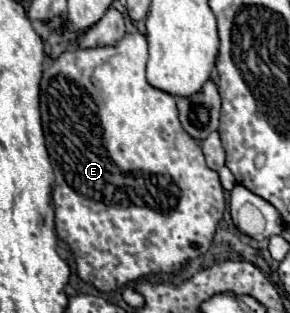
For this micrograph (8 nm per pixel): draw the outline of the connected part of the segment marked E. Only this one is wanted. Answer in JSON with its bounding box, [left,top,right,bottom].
[41,31,225,291]

